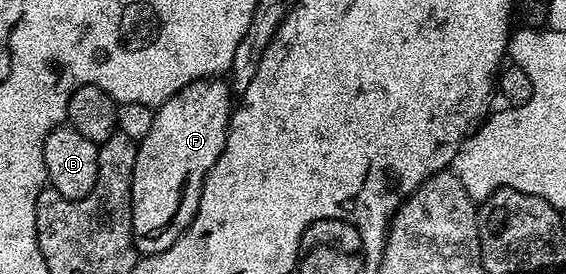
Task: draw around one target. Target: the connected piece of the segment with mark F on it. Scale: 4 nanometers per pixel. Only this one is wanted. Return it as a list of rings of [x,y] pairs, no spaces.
[[[203,79],[186,85],[154,109],[152,127],[148,135],[144,135],[144,139],[138,142],[136,167],[132,171],[132,235],[134,248],[139,254],[163,253],[172,247],[172,243],[176,243],[176,239],[180,239],[180,235],[192,223],[208,171],[226,149],[226,132],[232,112],[230,97],[232,89],[225,80]]]

